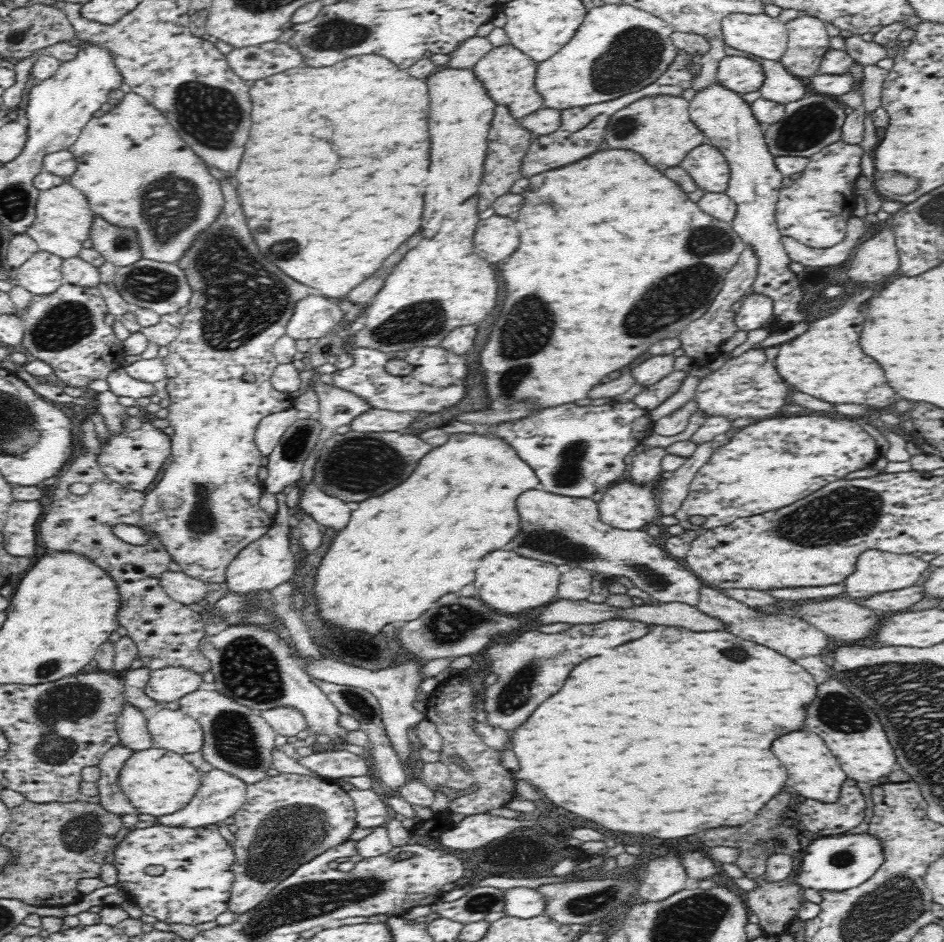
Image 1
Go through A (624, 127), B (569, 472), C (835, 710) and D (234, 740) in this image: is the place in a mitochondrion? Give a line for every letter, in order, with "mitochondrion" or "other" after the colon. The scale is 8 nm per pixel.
A: mitochondrion
B: mitochondrion
C: mitochondrion
D: mitochondrion

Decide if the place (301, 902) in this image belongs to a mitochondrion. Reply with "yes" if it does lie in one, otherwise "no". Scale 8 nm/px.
yes

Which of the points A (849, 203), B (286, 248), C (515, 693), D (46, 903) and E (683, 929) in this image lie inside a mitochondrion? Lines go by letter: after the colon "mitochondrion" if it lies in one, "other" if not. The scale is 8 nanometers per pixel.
A: other
B: mitochondrion
C: mitochondrion
D: other
E: mitochondrion

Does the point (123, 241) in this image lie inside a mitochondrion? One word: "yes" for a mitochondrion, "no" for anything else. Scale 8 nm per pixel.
yes

